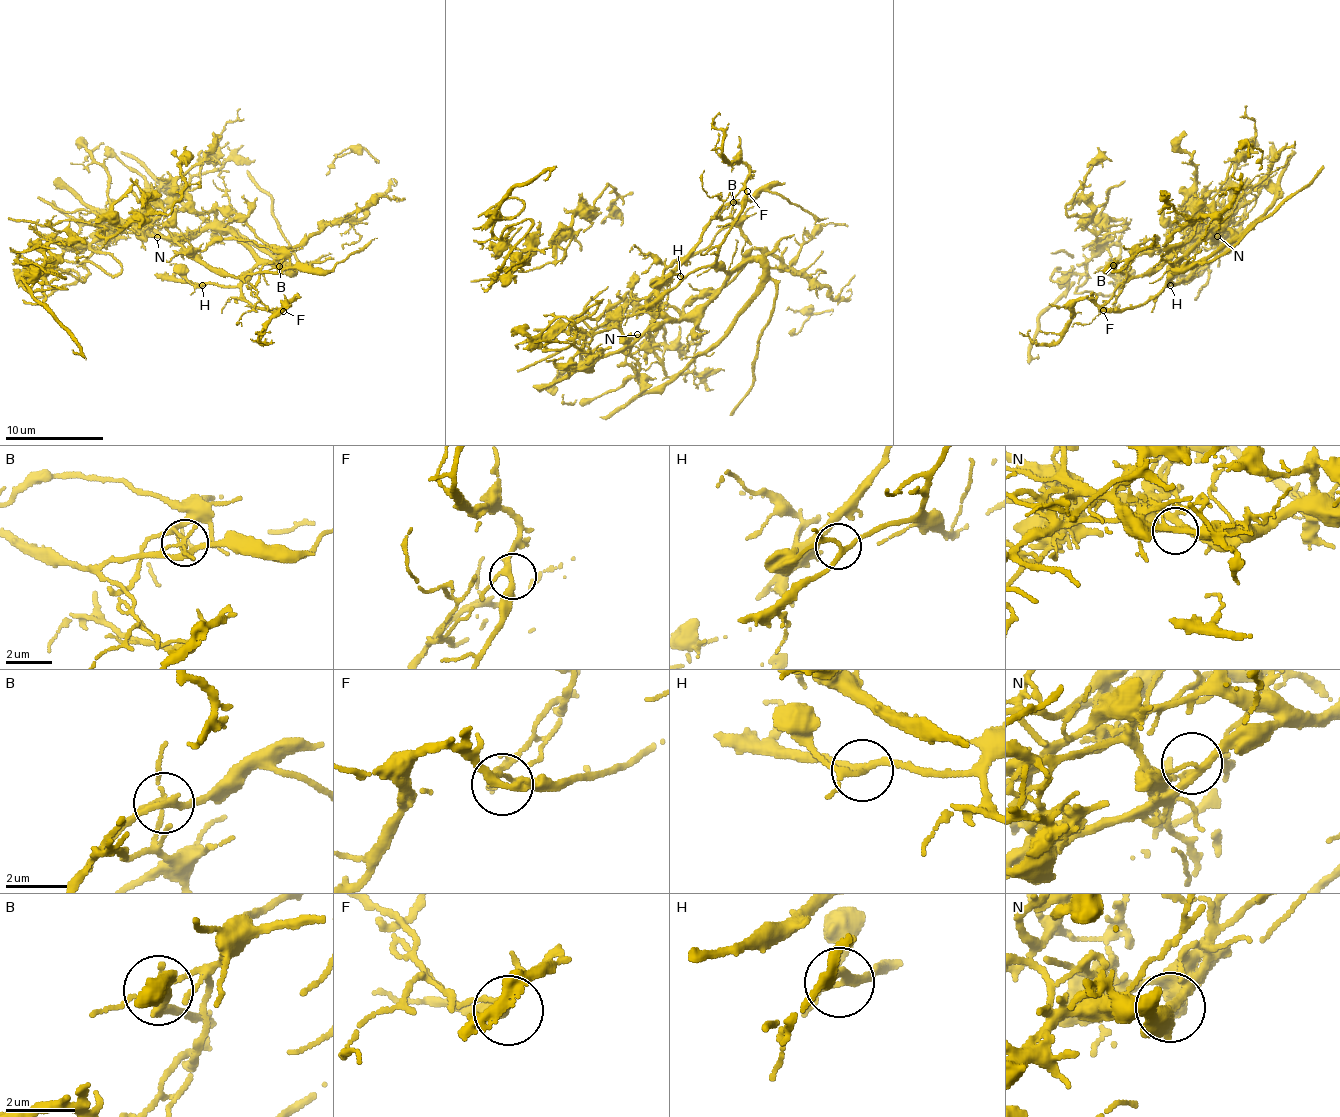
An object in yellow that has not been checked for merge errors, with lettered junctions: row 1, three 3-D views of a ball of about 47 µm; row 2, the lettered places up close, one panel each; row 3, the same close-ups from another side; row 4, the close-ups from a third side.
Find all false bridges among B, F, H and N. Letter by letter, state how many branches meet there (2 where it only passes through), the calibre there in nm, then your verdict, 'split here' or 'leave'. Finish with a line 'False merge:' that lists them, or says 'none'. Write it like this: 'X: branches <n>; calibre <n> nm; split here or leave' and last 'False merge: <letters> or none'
B: branches 4; calibre 180 nm; split here
F: branches 3; calibre 220 nm; leave
H: branches 4; calibre 200 nm; leave
N: branches 3; calibre 190 nm; split here
False merge: B, N

